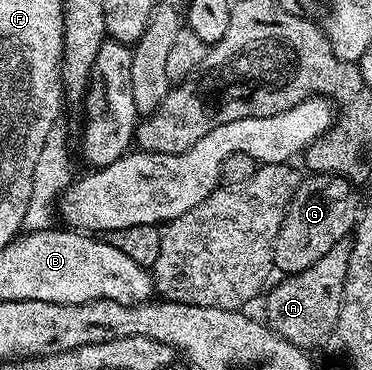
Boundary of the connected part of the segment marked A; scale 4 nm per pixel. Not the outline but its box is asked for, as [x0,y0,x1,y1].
[267,242,351,349]

